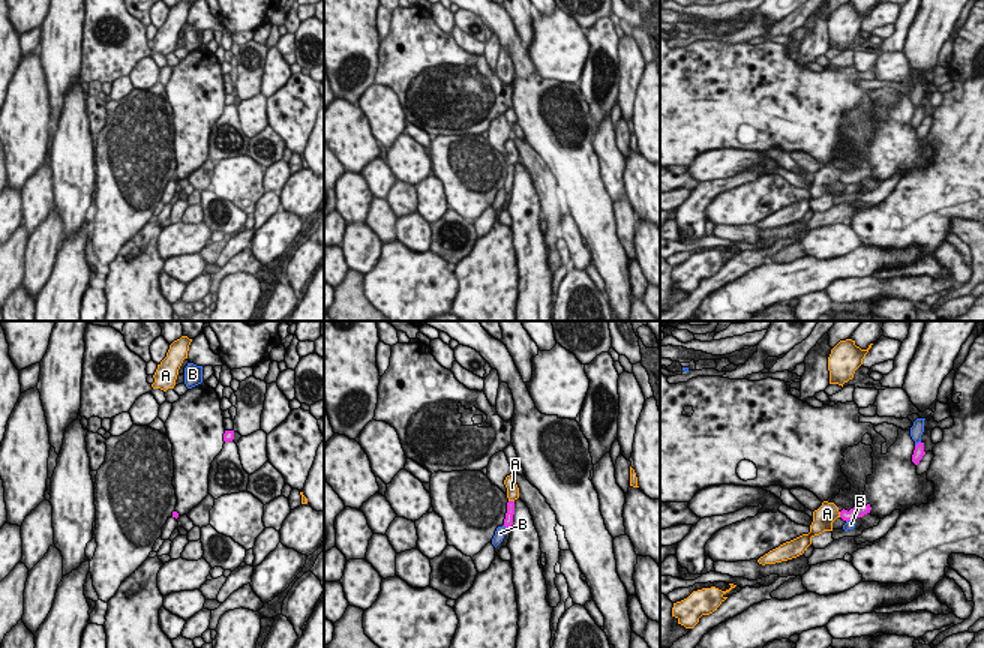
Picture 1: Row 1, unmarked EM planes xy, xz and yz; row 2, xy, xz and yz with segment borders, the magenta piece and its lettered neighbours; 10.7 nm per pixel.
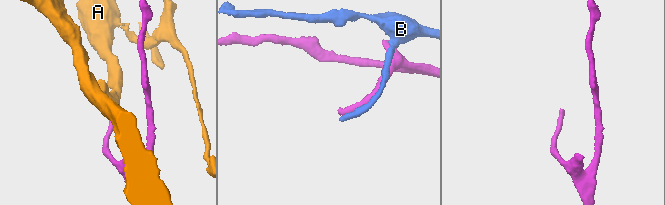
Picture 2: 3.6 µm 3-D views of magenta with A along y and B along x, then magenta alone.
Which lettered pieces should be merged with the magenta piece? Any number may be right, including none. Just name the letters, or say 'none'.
none

